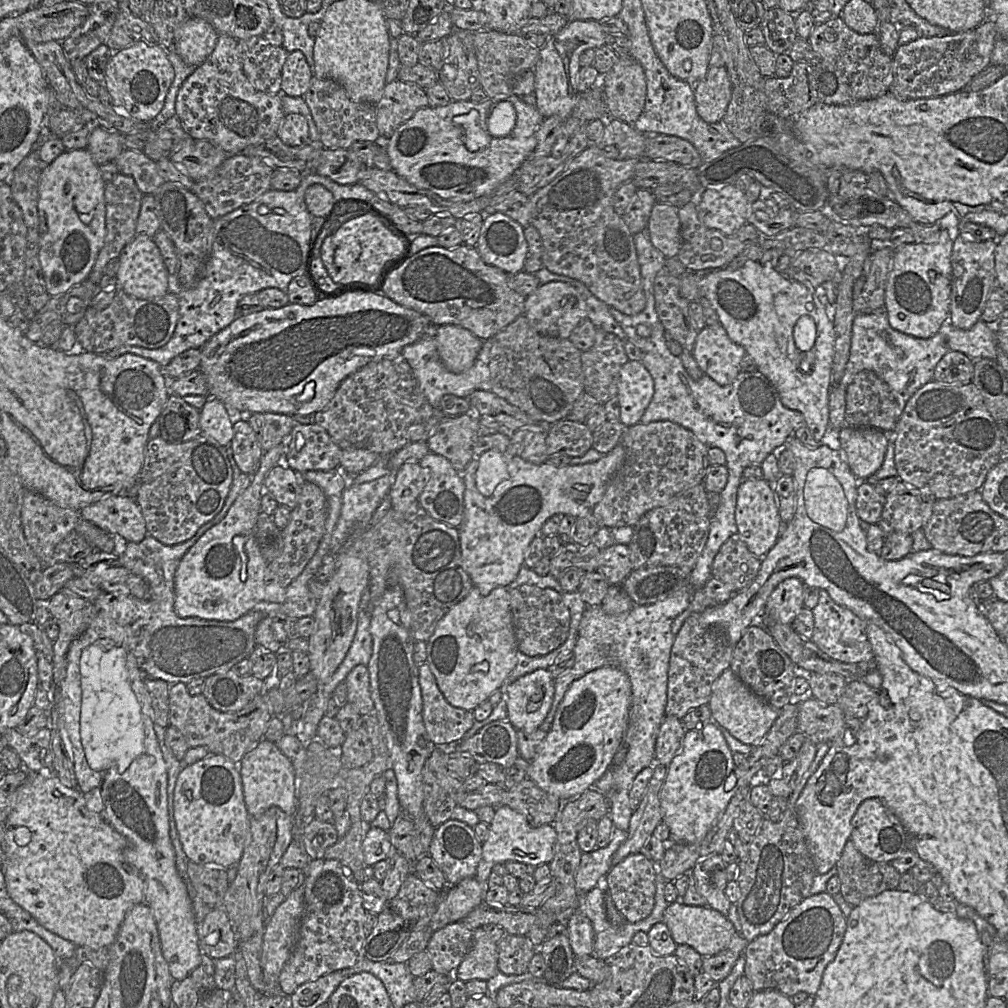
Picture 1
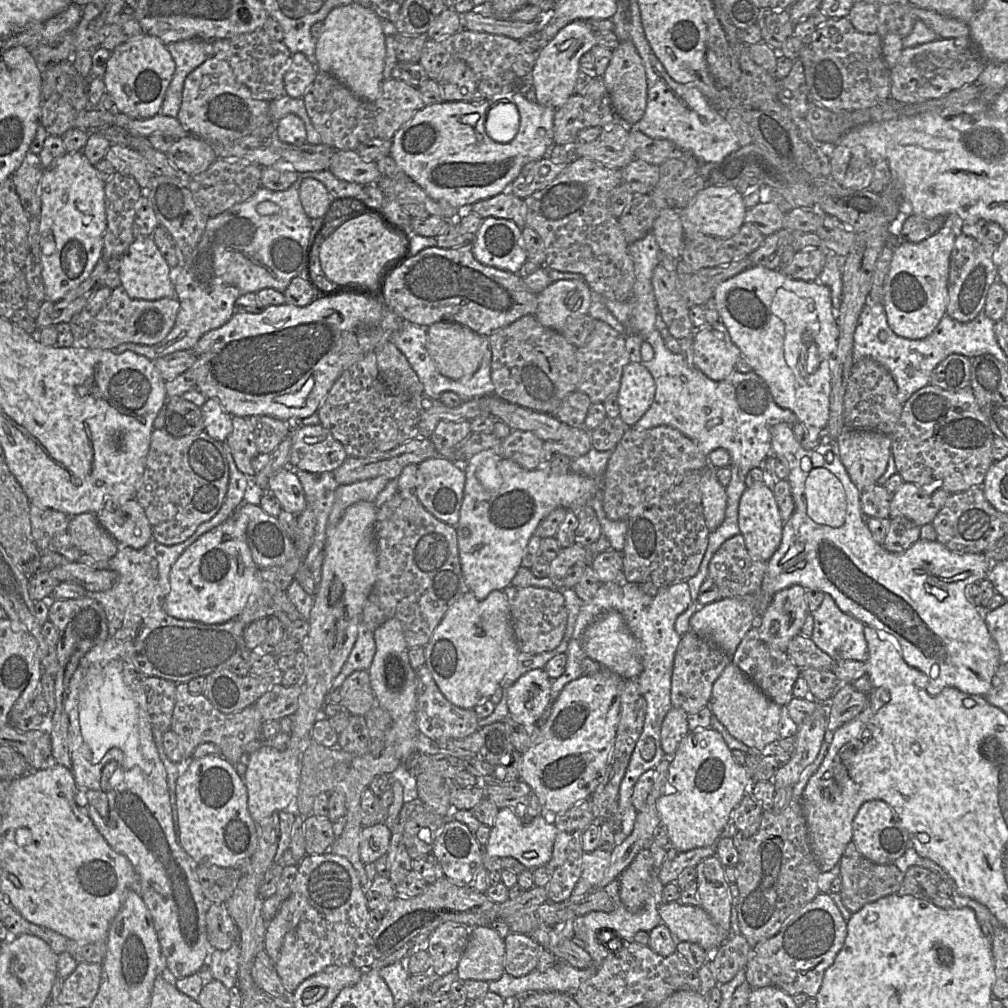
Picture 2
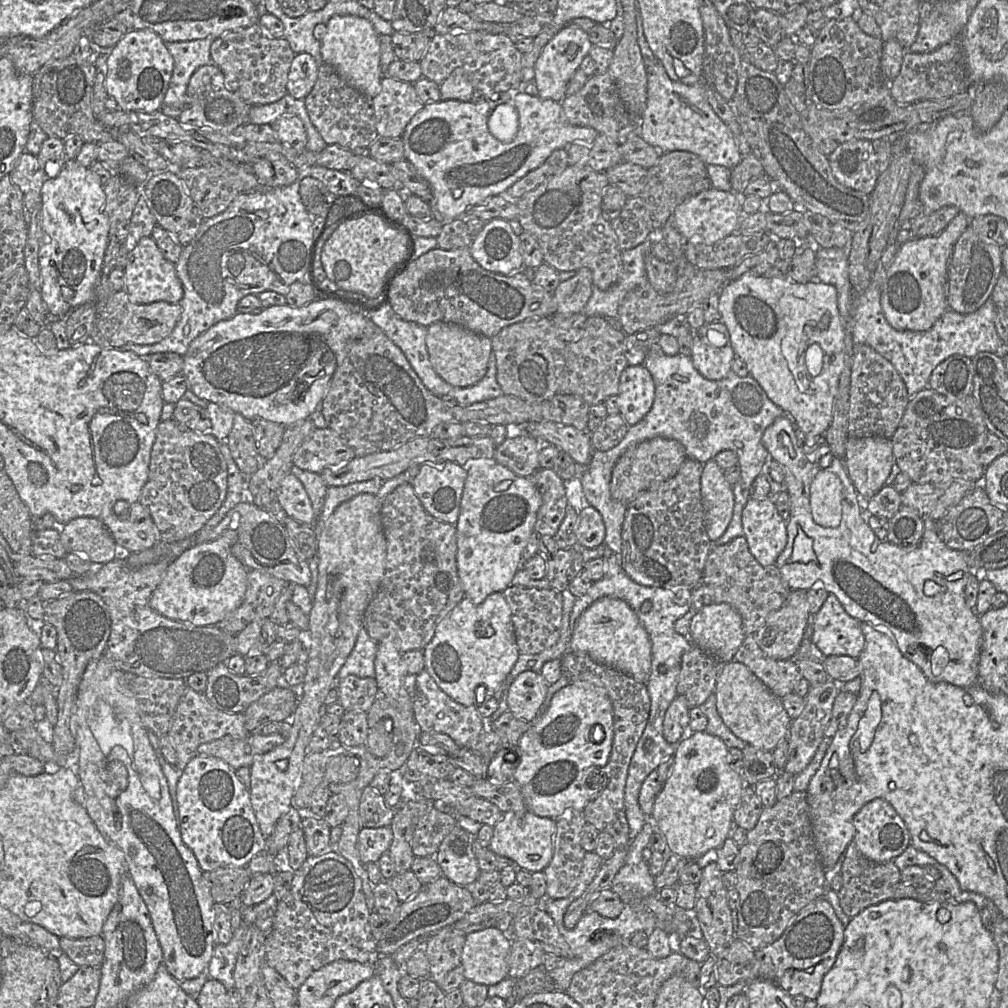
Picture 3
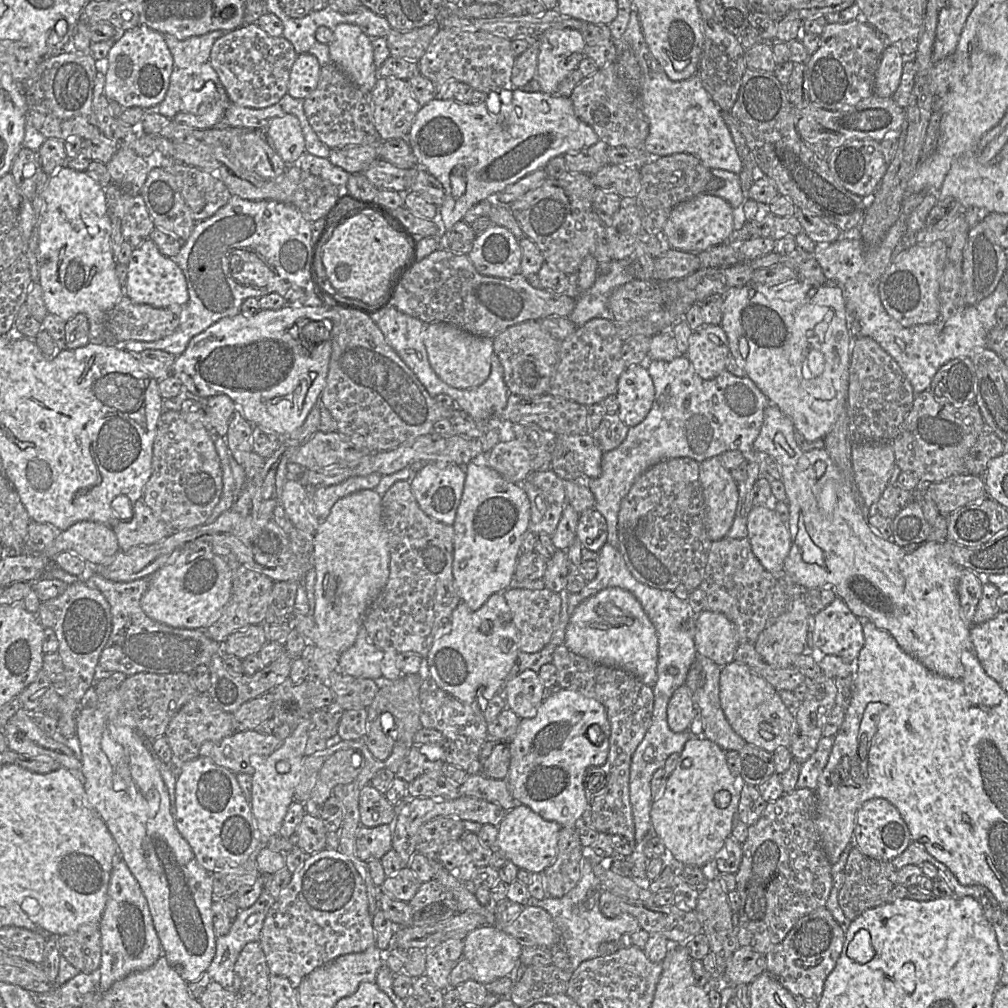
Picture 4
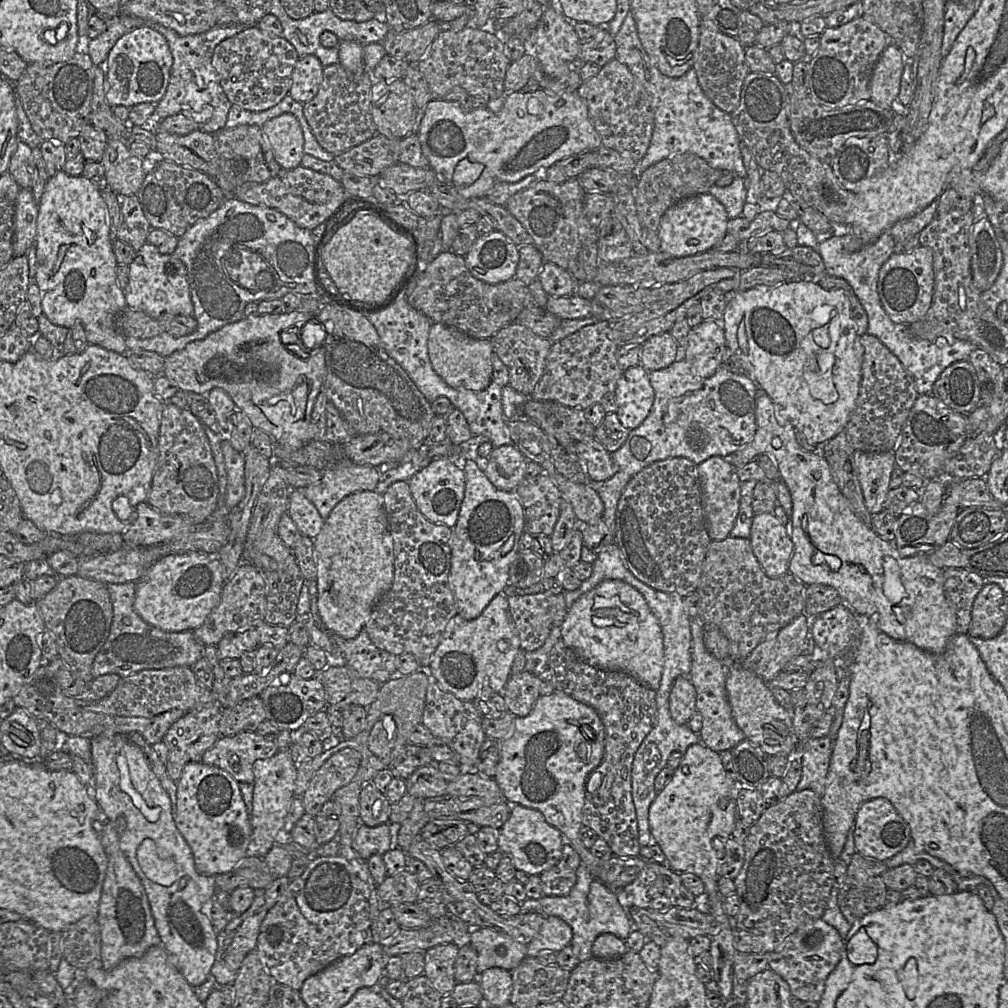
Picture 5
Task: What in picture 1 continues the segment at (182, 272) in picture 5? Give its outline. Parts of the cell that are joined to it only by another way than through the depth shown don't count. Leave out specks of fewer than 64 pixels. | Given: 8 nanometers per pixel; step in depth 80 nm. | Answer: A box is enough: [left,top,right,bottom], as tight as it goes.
[118,234,169,299]

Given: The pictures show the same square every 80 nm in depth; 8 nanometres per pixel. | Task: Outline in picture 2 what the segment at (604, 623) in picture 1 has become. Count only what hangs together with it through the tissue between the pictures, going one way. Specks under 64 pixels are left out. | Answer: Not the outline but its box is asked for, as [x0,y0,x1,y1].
[536,580,693,844]

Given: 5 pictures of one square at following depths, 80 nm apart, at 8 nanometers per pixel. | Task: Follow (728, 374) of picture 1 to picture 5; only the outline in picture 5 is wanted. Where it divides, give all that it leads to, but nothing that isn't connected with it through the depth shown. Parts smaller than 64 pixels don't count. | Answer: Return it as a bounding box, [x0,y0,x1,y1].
[679,321,727,378]

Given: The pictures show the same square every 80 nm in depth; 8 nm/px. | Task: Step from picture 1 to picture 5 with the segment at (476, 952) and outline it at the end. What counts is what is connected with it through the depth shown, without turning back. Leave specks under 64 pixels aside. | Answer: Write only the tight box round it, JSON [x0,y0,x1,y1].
[469,928,527,973]

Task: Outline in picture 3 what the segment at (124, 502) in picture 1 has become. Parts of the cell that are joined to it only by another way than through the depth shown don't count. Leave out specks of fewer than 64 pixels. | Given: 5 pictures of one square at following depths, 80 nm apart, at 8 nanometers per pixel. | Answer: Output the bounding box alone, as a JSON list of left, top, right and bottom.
[100,501,161,553]

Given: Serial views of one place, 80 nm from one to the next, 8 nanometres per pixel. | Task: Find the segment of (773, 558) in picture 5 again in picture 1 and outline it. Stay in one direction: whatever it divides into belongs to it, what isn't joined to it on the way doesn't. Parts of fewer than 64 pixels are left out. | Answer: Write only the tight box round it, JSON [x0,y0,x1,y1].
[735,478,785,558]

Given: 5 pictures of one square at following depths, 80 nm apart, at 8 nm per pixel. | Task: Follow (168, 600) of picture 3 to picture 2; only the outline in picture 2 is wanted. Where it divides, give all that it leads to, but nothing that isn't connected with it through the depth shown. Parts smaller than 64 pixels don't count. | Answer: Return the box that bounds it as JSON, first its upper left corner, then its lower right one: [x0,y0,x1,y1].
[163,509,259,624]

